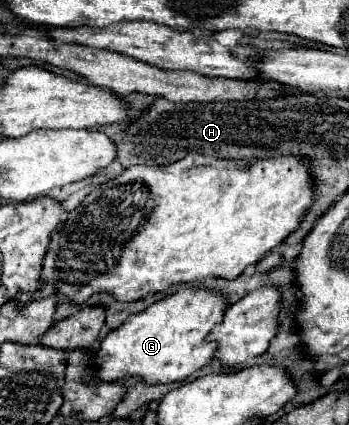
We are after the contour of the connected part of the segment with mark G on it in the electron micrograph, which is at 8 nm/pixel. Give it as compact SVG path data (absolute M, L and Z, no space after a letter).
M181 288L165 296L103 338L95 354L97 378L115 382L127 376L141 376L147 384L167 384L195 374L217 352L217 344L207 340L207 336L223 320L227 308L227 296L207 288Z

